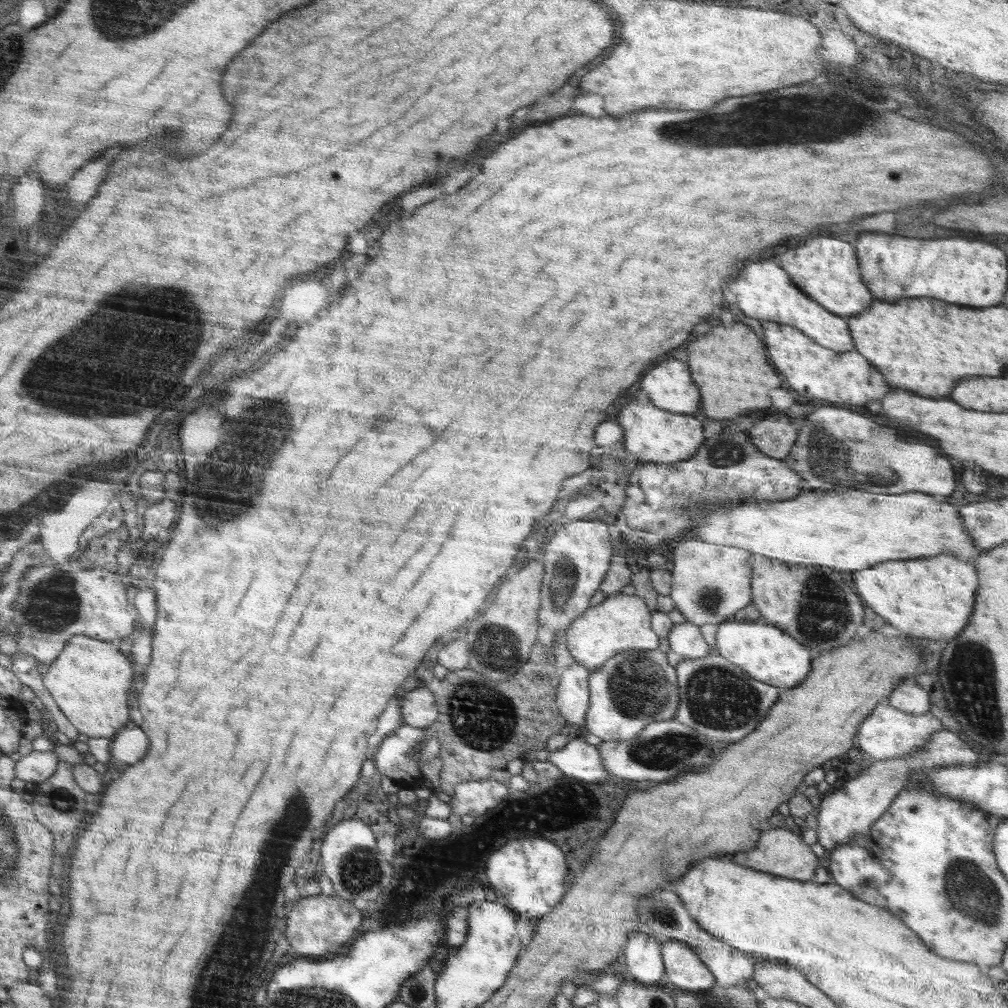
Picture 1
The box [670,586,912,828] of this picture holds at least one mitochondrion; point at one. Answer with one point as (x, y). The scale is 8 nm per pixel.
(718, 698)

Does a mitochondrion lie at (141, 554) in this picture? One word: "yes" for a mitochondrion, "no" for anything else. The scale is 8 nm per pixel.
no

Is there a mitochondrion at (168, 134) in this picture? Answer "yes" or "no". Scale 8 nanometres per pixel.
no

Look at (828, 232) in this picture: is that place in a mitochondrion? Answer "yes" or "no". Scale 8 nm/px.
no

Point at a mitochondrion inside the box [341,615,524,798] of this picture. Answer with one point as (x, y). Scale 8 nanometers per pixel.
(482, 716)

